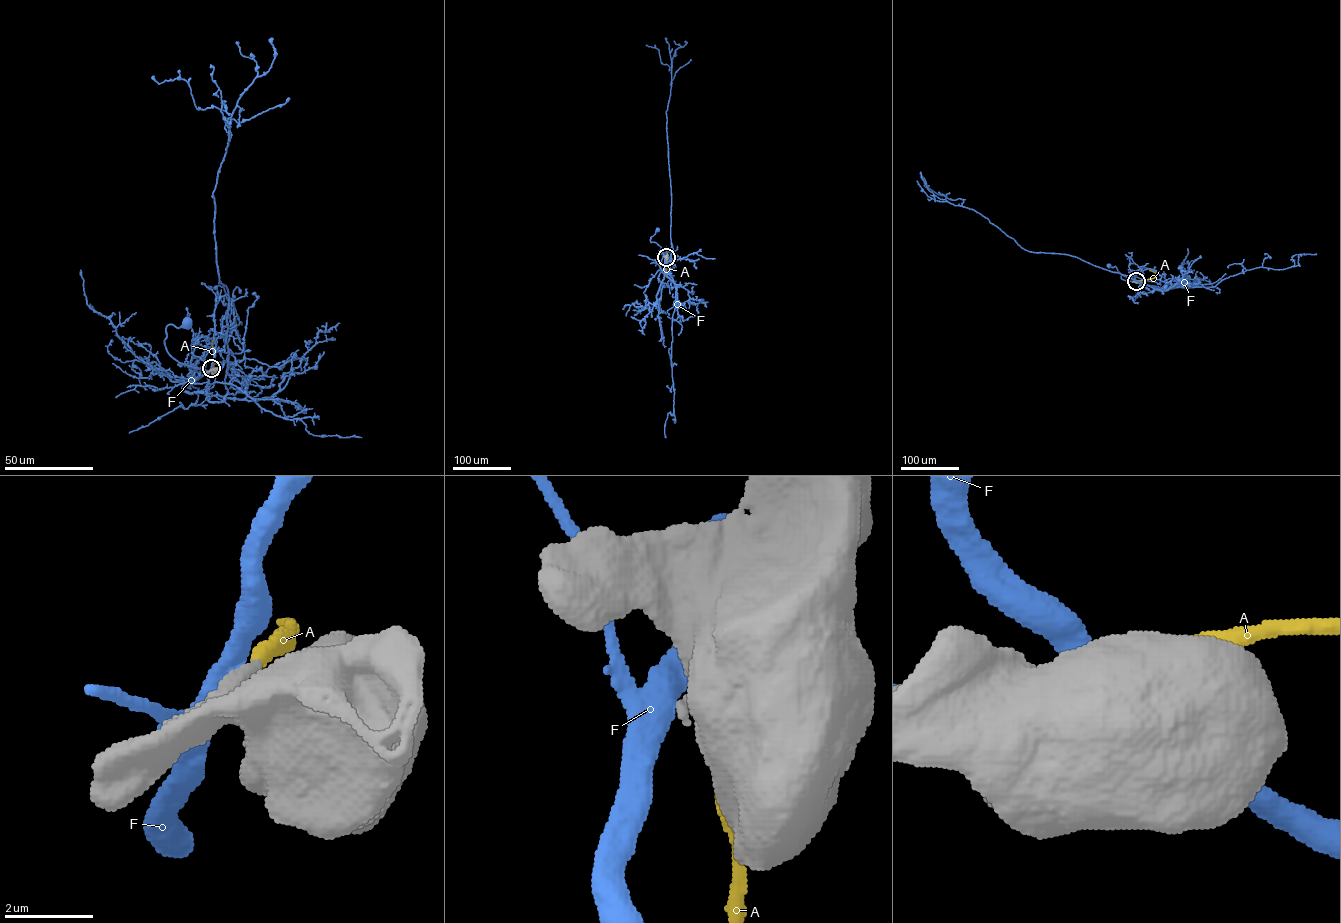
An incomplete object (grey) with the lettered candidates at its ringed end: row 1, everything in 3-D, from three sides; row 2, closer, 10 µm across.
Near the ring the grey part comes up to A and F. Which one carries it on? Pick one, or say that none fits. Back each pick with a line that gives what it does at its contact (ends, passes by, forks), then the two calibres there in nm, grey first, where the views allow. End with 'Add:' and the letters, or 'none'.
A: It ends there. Thickness 600 nm (grey) against 320 nm
Add: A

